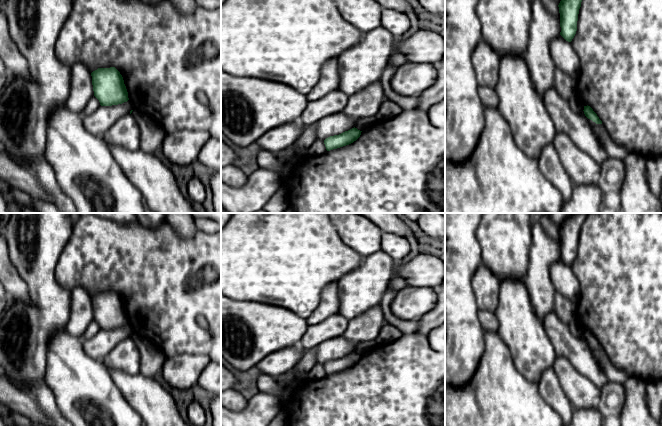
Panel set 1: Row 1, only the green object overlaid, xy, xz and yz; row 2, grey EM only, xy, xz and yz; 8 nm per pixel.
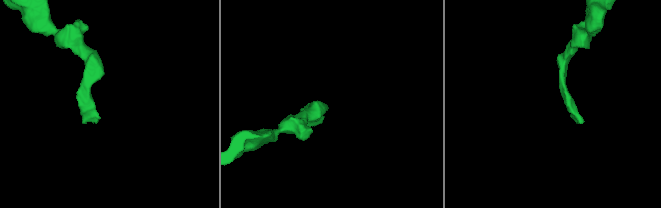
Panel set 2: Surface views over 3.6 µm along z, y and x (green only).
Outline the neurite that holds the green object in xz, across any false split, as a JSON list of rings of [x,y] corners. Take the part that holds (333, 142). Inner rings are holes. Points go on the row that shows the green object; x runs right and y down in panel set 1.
[[[354,127],[339,135],[334,135],[326,138],[324,140],[326,150],[330,151],[353,143],[360,137],[361,132],[362,131]]]

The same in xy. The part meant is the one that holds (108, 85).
[[[115,67],[98,68],[91,76],[94,96],[101,106],[118,105],[129,100],[123,77]]]

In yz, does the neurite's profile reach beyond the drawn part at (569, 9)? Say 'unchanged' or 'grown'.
unchanged

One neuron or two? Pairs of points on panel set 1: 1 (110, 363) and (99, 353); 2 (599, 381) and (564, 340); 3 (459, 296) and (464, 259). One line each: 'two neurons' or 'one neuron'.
1: two neurons
2: one neuron
3: one neuron

